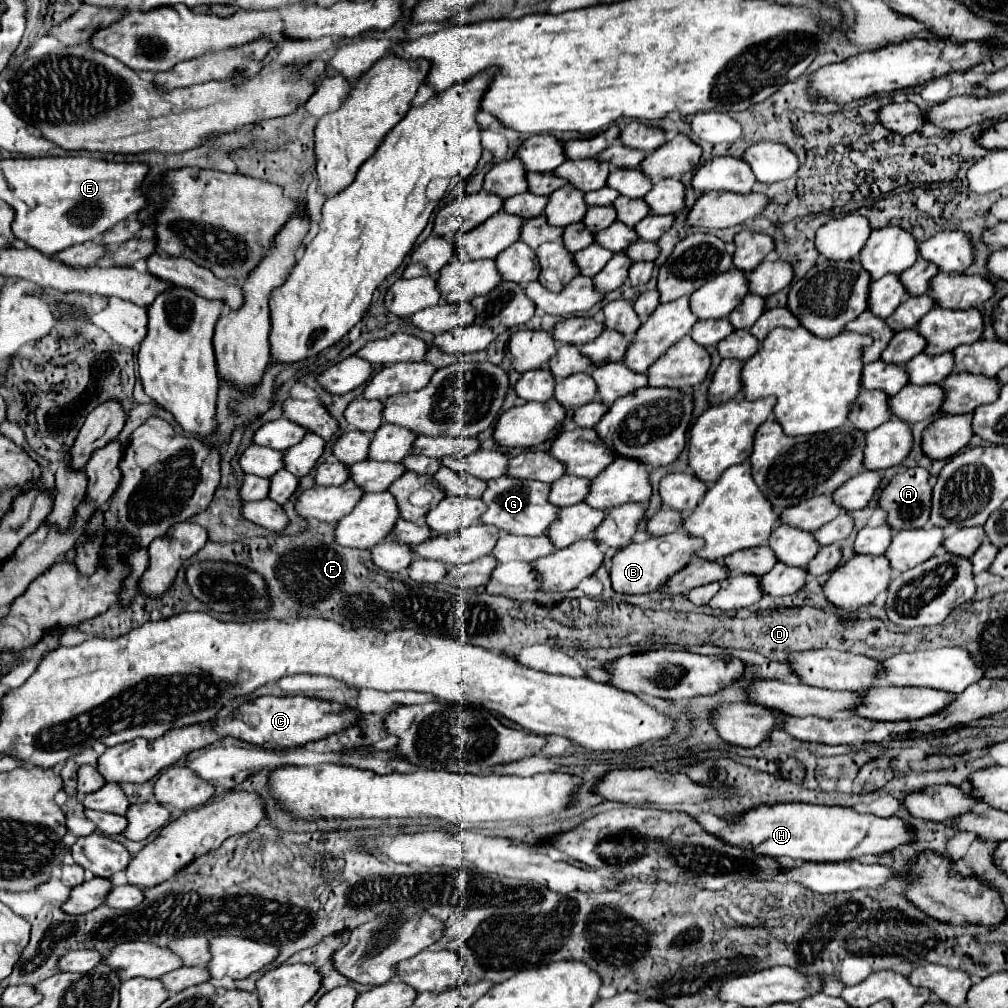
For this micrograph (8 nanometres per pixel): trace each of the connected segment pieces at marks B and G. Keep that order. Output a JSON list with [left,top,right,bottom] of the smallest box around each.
[[608,530,702,594],[480,476,558,536]]

